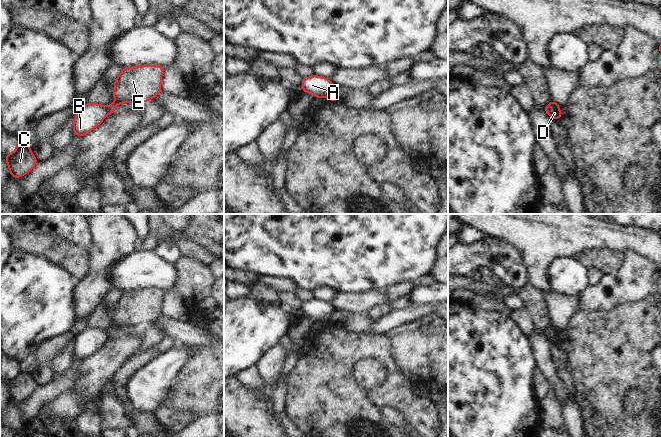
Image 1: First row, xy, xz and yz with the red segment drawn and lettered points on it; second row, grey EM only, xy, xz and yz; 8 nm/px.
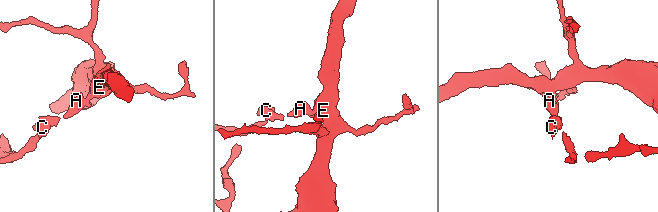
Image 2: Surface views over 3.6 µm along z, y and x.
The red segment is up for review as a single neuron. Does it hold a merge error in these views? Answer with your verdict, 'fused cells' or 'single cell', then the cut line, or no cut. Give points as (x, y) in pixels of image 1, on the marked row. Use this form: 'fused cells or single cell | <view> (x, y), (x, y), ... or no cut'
fused cells | xz (334, 87), (328, 96)

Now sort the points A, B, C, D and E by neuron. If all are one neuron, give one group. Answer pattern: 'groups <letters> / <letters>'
groups A B C / D E

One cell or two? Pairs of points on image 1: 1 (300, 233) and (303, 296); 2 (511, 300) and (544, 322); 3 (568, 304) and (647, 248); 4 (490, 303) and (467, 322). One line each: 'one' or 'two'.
1: two
2: two
3: two
4: two

